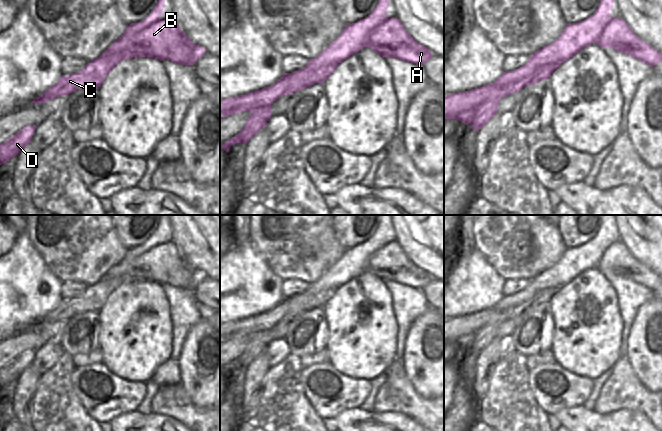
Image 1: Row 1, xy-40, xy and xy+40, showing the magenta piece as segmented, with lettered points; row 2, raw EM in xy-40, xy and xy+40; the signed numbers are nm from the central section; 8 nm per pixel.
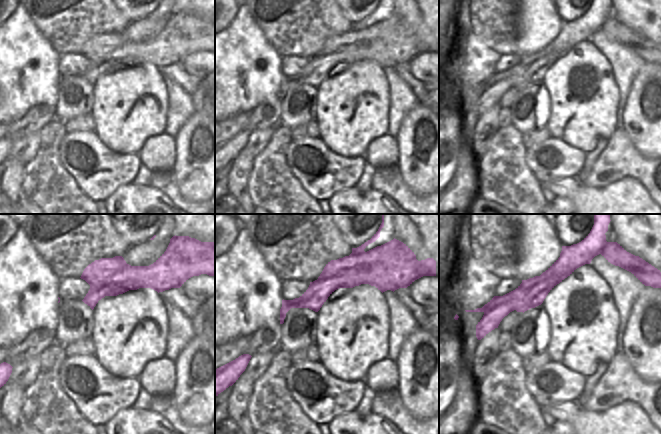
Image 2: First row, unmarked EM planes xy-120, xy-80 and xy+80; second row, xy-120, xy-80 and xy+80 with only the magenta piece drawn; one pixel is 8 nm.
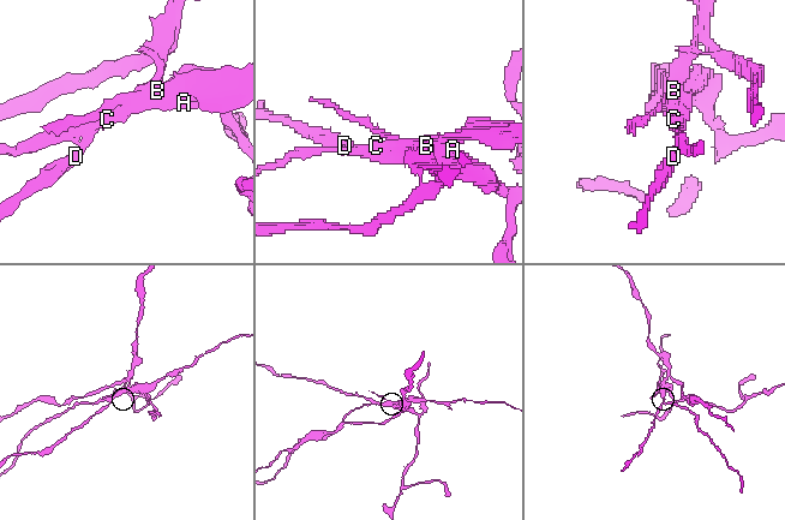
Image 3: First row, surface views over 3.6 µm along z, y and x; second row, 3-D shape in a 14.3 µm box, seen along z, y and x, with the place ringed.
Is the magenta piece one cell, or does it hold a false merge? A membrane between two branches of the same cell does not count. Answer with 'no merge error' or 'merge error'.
merge error

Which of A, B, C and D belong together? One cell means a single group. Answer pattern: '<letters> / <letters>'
A B C / D

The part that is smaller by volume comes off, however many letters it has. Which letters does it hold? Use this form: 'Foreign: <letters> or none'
Foreign: D

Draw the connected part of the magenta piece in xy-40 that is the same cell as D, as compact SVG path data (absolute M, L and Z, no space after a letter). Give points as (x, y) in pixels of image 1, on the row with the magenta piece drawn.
M26 125L4 143L0 144L0 165L16 156L31 141L36 128L35 125Z

